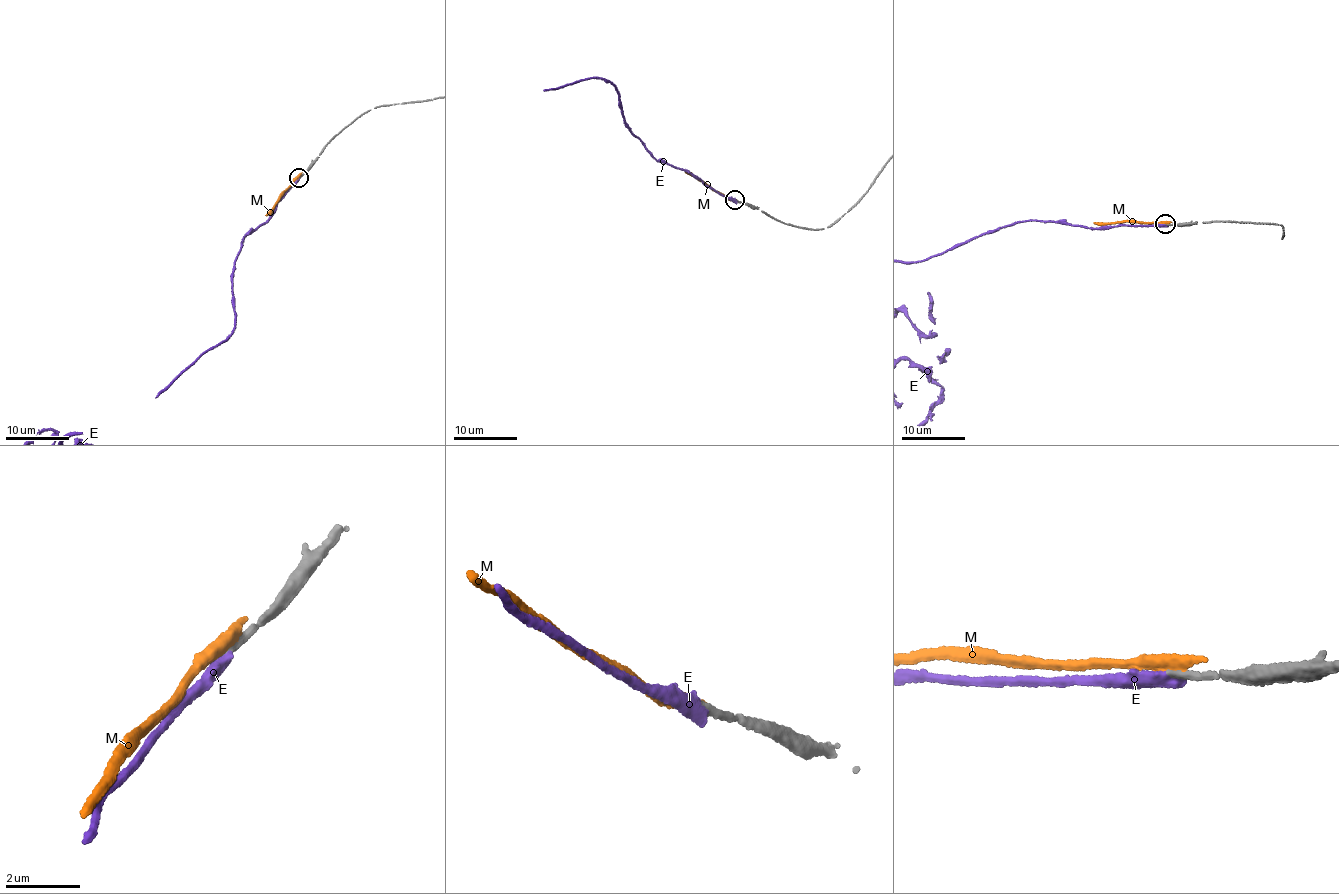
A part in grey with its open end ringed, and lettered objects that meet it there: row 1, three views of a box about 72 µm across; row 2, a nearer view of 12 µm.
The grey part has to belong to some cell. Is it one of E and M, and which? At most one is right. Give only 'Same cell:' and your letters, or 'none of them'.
Same cell: none of them

